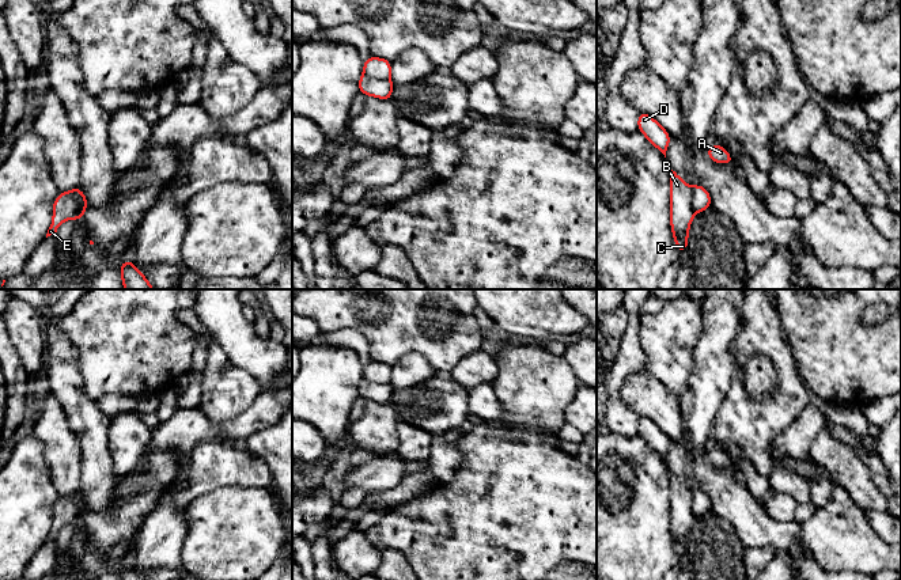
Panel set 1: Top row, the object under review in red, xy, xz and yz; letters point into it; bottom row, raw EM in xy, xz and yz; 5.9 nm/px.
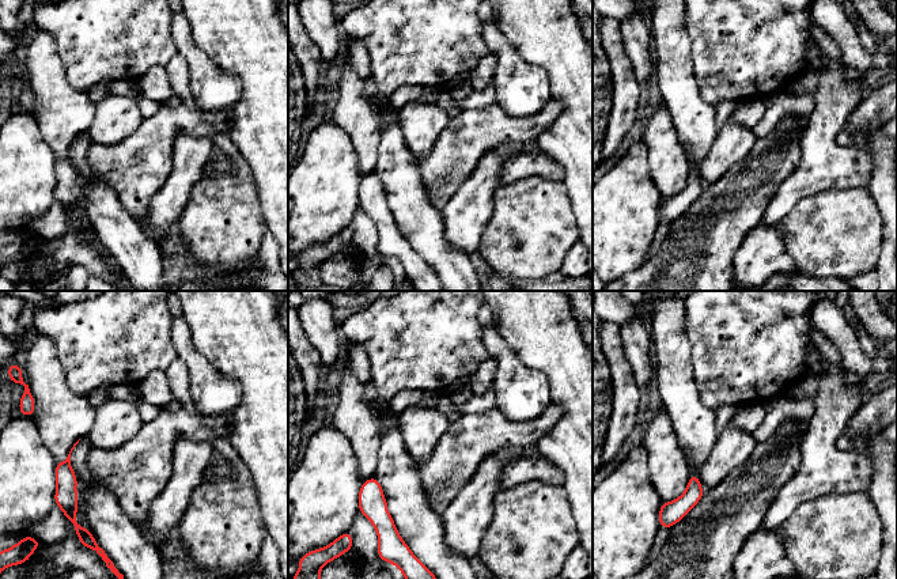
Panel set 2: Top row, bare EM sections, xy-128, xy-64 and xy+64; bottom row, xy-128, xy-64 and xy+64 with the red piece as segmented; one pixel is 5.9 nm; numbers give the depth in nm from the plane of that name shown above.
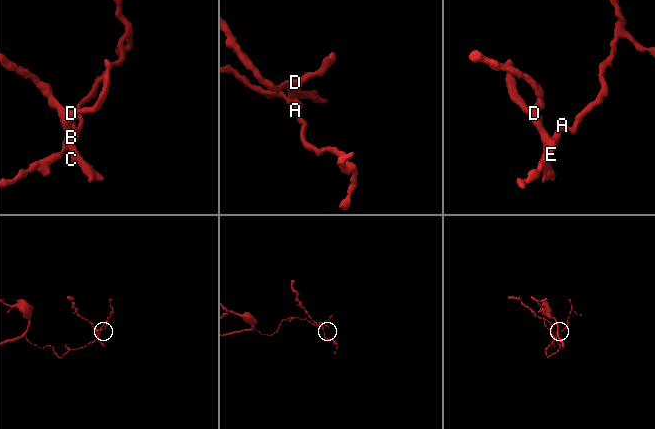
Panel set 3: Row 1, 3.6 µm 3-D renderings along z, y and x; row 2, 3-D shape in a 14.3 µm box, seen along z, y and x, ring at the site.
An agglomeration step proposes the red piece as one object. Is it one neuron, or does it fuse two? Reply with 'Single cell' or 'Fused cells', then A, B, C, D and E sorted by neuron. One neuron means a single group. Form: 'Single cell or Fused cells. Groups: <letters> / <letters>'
Fused cells. Groups: A E / B C D

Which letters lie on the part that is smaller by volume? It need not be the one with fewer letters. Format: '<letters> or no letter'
B, C, D

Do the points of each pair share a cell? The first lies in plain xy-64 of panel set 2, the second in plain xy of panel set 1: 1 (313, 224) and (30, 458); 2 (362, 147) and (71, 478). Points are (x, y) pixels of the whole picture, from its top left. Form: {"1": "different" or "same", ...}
{"1": "same", "2": "same"}

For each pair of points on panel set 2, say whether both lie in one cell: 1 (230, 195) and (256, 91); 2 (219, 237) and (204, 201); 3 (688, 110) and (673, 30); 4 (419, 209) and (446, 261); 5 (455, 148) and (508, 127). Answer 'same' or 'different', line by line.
1: different
2: same
3: same
4: same
5: same

